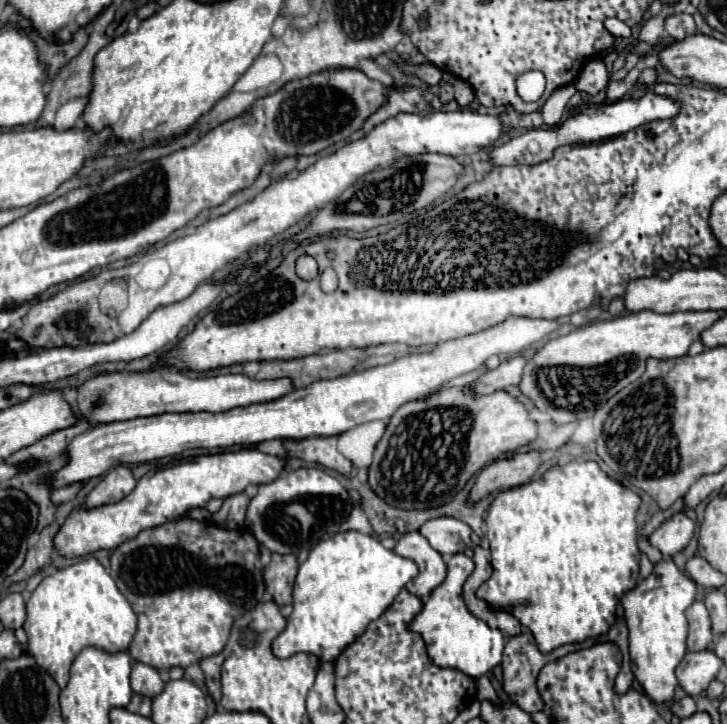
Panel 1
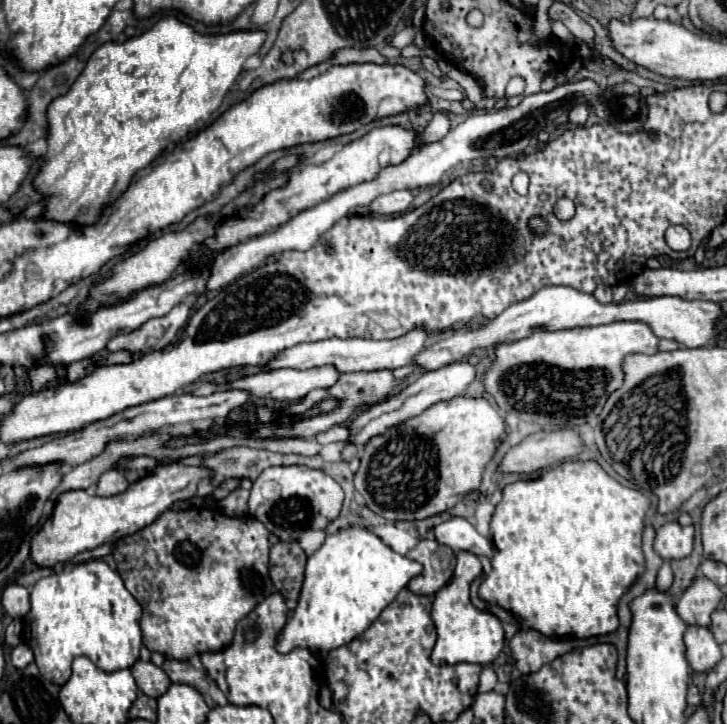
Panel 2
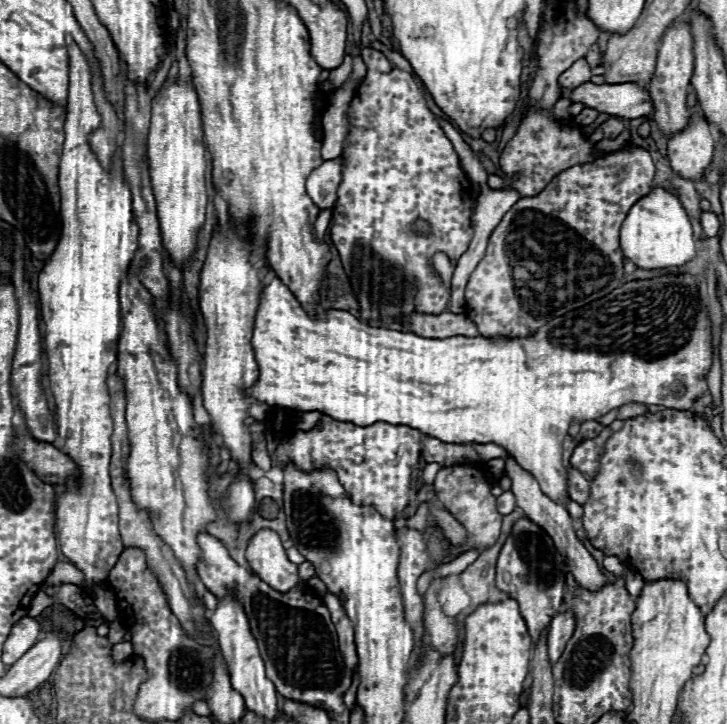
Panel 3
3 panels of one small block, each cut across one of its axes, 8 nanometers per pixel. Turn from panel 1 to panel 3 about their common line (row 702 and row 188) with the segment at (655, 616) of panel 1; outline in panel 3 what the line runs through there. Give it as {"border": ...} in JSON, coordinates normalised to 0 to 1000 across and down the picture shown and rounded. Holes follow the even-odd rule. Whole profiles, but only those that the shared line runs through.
{"border":[[[900,260],[891,271],[880,273],[864,293],[856,318],[853,318],[853,343],[858,348],[858,354],[864,359],[869,359],[878,370],[883,373],[908,373],[908,370],[922,370],[922,367],[941,367],[944,362],[949,362],[957,354],[957,343],[955,343],[955,323],[952,323],[952,312],[946,304],[944,290],[938,287],[935,276],[922,268],[913,260]]]}

